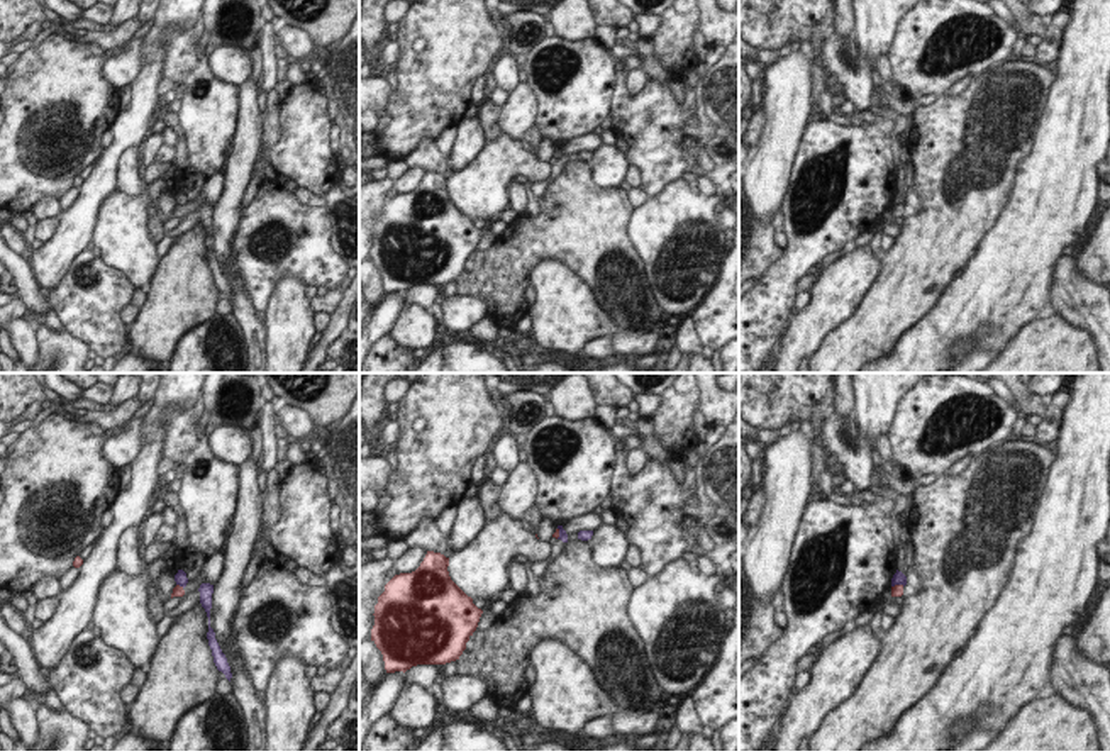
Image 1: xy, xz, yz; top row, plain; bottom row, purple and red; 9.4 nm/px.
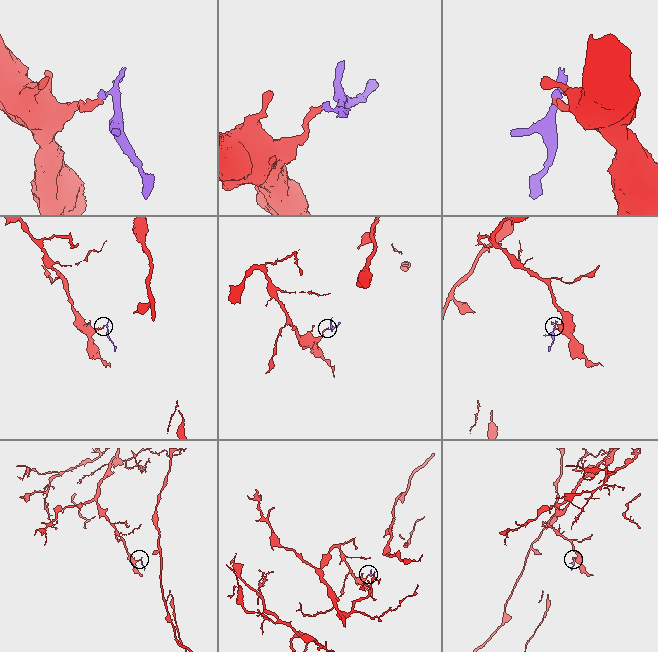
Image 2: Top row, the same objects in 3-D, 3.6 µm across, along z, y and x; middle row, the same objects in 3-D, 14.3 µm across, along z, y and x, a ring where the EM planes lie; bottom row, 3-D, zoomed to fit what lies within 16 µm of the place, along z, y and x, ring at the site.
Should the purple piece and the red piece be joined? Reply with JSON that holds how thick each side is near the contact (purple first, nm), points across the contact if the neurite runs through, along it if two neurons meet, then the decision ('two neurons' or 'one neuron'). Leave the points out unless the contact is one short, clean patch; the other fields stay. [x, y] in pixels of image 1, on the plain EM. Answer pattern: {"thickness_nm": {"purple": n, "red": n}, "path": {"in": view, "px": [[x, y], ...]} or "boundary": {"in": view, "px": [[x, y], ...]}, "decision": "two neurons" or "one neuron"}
{"thickness_nm": {"purple": 130, "red": 120}, "boundary": {"in": "yz", "px": [[904, 205], [892, 207]]}, "decision": "two neurons"}

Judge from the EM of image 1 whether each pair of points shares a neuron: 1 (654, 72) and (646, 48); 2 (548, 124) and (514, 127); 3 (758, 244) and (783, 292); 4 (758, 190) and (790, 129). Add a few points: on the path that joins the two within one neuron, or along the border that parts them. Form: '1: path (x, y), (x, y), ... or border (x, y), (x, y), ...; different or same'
1: path (651, 66), (648, 53); same
2: border (526, 85), (536, 97), (536, 124); different
3: border (783, 251), (758, 282); different
4: path (768, 175), (778, 144); same

